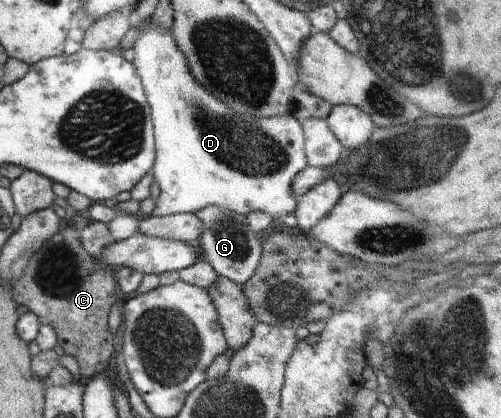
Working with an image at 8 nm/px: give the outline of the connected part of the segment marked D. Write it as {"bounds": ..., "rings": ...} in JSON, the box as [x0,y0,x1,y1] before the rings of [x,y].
{"bounds":[133,18,308,220],"rings":[[[150,18],[142,21],[138,28],[133,62],[153,108],[154,131],[157,135],[157,161],[151,173],[158,183],[160,195],[151,215],[195,214],[207,205],[217,205],[240,215],[262,212],[280,220],[282,215],[296,210],[297,198],[293,196],[292,185],[308,165],[307,155],[304,155],[302,123],[296,120],[292,112],[246,119],[237,116],[194,77],[189,61],[171,30],[151,22]]]}

